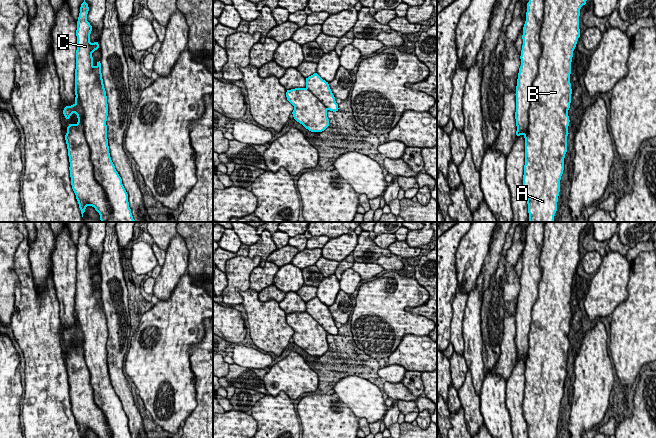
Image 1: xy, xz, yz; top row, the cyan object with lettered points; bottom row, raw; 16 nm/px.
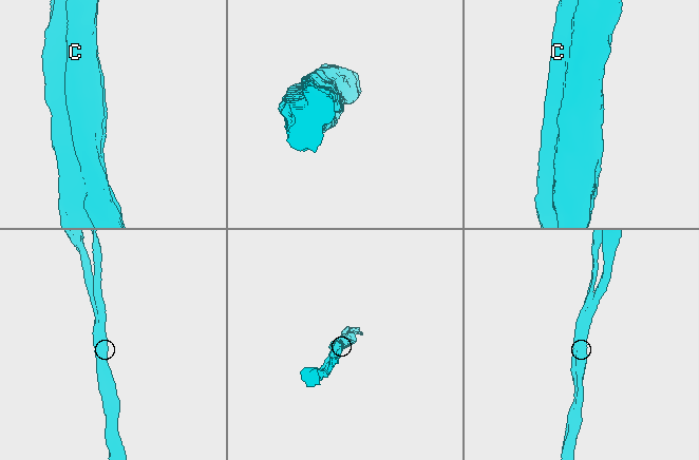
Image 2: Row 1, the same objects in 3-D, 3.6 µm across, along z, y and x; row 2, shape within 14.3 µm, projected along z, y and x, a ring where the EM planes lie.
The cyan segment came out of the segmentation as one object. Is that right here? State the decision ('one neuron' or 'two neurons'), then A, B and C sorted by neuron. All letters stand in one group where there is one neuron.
one neuron; A B C

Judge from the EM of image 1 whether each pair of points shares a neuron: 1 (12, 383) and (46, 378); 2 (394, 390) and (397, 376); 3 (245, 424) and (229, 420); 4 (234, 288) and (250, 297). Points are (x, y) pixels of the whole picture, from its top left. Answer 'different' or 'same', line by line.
1: different
2: different
3: same
4: different

